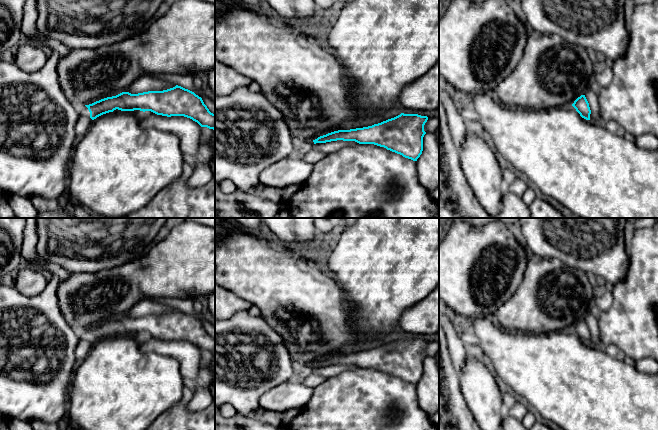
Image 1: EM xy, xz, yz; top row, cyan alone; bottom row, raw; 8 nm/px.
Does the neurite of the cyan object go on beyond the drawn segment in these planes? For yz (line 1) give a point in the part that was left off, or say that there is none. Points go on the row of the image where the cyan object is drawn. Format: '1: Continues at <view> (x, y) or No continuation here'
1: No continuation here

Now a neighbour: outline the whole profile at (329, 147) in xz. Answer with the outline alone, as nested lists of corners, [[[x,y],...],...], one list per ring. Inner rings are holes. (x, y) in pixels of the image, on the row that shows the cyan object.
[[[337,140],[337,141],[331,141],[331,142],[326,142],[326,143],[316,143],[314,144],[314,149],[319,150],[325,154],[330,154],[338,151],[339,149],[345,147],[345,146],[350,146],[350,145],[355,145],[357,142],[355,141],[343,141],[343,140]]]

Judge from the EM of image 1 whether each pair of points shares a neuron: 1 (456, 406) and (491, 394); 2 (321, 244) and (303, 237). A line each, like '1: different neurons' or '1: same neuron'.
1: different neurons
2: different neurons

